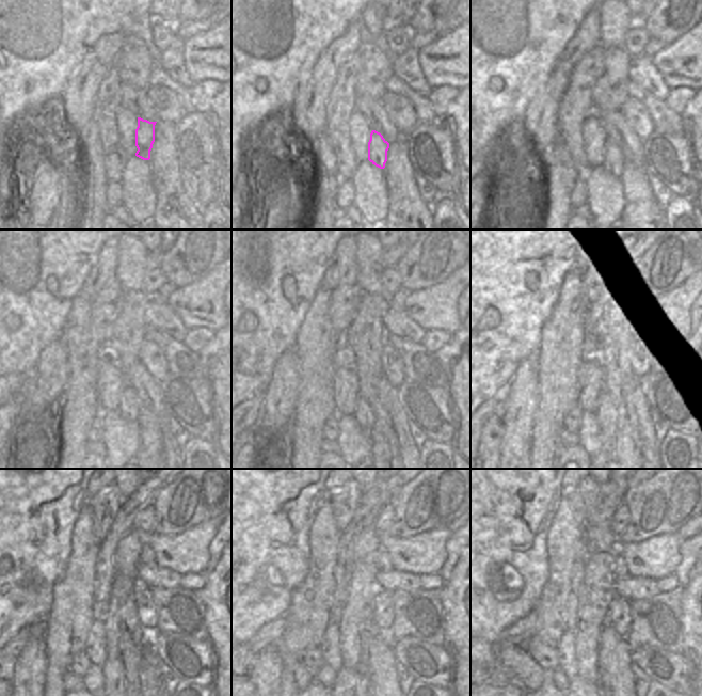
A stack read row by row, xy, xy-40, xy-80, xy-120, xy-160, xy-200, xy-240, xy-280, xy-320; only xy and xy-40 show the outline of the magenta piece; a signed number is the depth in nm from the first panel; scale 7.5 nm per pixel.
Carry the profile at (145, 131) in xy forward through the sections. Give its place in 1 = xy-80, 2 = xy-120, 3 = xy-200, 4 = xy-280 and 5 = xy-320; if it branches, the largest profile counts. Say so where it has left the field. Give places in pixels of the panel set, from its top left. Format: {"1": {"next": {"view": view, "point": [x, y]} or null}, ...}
{"1": {"next": {"view": "xy-80", "point": [613, 161]}}, "2": {"next": {"view": "xy-120", "point": [129, 407]}}, "3": {"next": {"view": "xy-200", "point": [606, 414]}}, "4": {"next": {"view": "xy-280", "point": [351, 685]}}, "5": {"next": {"view": "xy-320", "point": [578, 685]}}}

